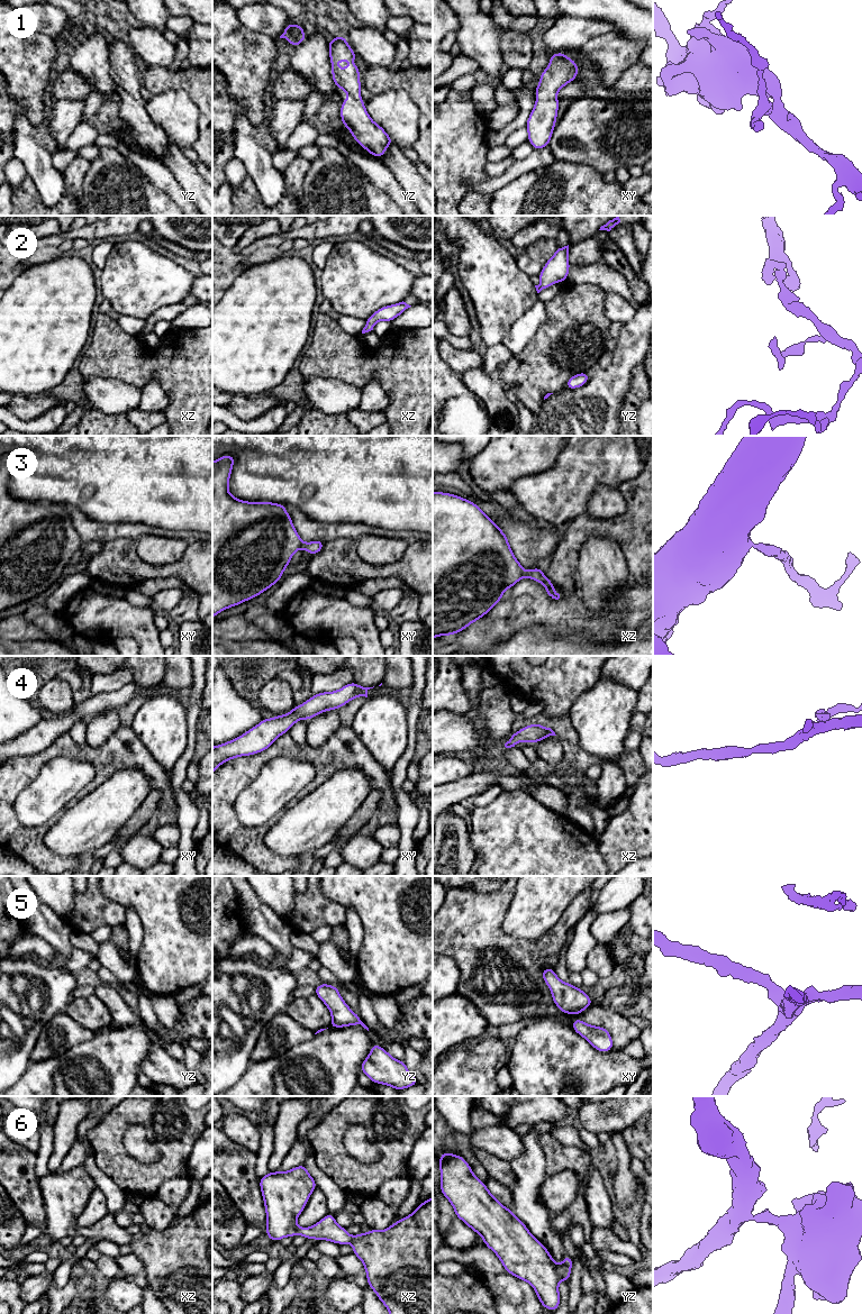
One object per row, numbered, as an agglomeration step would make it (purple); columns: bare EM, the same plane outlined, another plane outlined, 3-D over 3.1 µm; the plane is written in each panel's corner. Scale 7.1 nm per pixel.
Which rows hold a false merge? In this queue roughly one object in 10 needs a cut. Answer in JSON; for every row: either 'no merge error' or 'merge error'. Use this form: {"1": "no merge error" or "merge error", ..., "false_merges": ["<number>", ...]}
{"1": "no merge error", "2": "no merge error", "3": "no merge error", "4": "no merge error", "5": "no merge error", "6": "no merge error", "false_merges": []}

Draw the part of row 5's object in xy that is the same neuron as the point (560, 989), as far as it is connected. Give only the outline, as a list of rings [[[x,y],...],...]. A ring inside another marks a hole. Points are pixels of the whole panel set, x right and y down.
[[[553,968],[542,969],[542,976],[551,989],[554,1004],[565,1014],[578,1014],[591,1006],[592,1000],[570,983],[562,982]]]

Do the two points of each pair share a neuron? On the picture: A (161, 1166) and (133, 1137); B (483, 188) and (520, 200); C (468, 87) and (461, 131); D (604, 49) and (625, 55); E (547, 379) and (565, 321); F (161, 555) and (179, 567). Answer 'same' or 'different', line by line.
A: different
B: different
C: different
D: same
E: same
F: different

